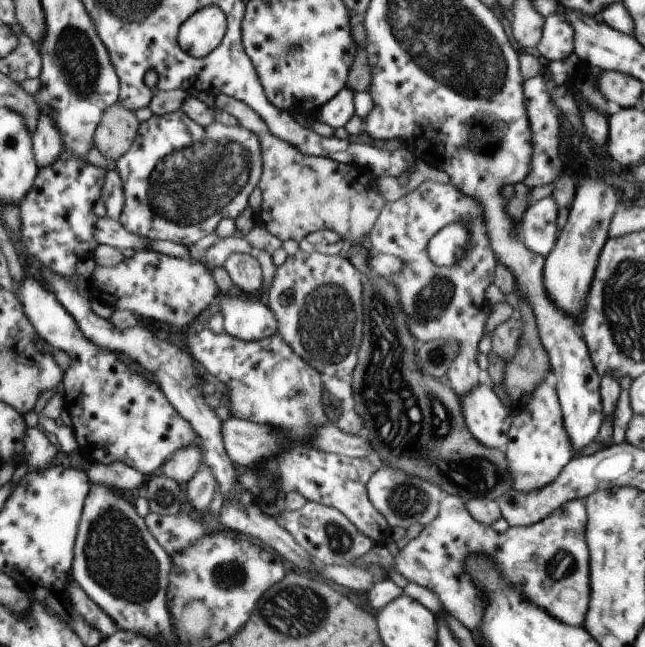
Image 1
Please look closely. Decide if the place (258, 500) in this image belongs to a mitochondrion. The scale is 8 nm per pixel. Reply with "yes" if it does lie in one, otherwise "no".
no

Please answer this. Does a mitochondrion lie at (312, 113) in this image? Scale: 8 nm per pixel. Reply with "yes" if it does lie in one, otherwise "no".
no

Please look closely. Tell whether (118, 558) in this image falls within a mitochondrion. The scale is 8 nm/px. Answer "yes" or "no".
yes

